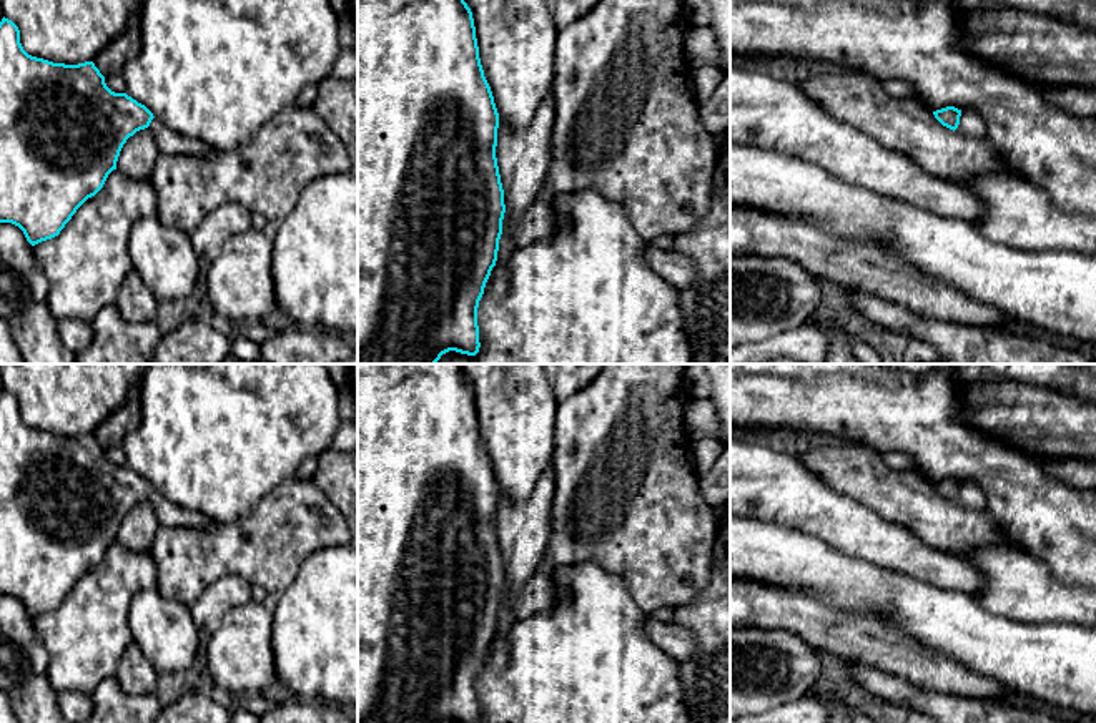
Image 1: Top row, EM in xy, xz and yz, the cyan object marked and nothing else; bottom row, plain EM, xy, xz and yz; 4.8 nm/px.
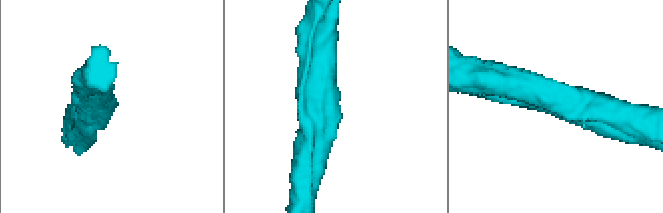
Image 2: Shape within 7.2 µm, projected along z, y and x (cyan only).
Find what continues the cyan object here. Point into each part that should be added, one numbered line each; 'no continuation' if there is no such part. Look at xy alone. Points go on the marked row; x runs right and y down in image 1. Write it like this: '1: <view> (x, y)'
1: xy (168, 142)

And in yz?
1: yz (970, 123)

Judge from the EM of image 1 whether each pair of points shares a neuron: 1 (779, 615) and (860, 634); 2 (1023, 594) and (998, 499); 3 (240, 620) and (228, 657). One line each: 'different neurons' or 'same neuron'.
1: same neuron
2: different neurons
3: same neuron

